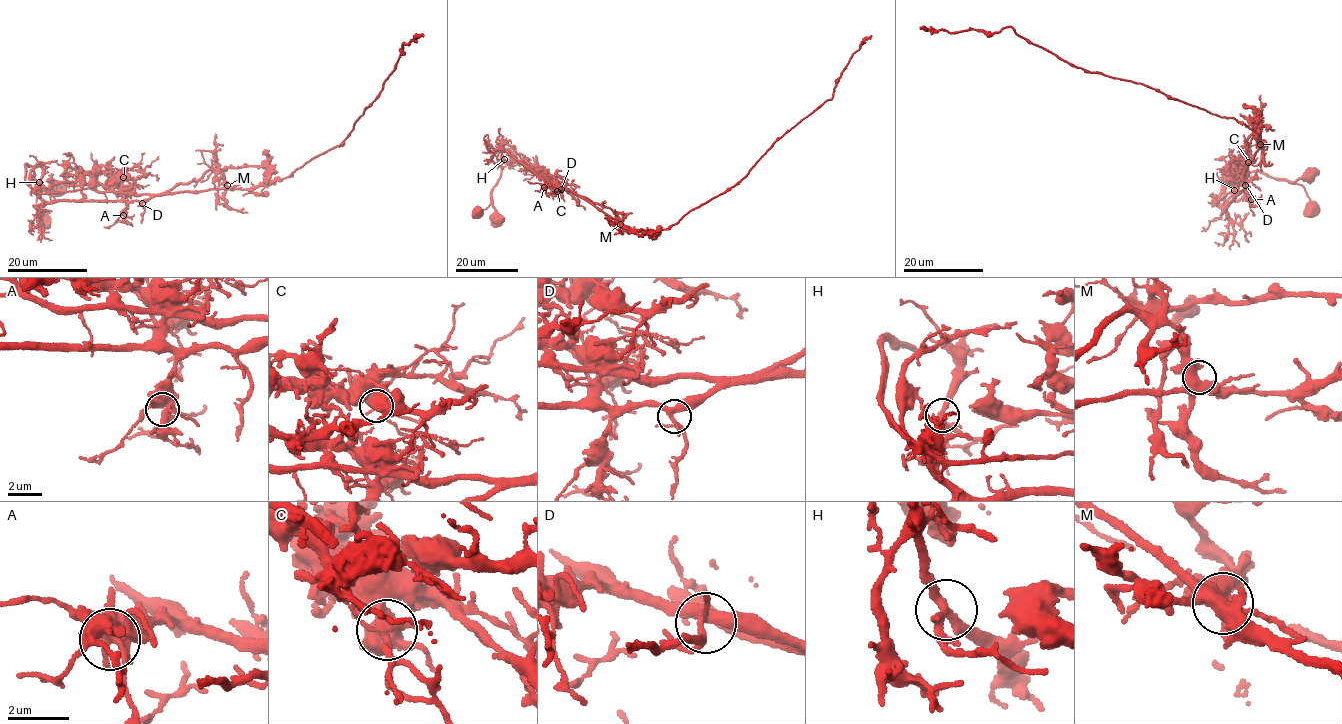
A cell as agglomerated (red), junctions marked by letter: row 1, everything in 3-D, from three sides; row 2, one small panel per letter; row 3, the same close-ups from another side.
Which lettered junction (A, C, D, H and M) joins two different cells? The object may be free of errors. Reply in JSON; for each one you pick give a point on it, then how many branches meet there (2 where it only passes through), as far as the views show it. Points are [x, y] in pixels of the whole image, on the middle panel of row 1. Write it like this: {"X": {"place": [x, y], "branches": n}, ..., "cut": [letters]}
{"C": {"place": [557, 191], "branches": 4}, "cut": ["C"]}

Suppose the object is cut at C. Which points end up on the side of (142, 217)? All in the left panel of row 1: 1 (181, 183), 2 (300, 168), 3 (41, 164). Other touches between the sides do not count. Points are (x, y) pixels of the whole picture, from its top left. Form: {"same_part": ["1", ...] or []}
{"same_part": ["2", "3"]}

